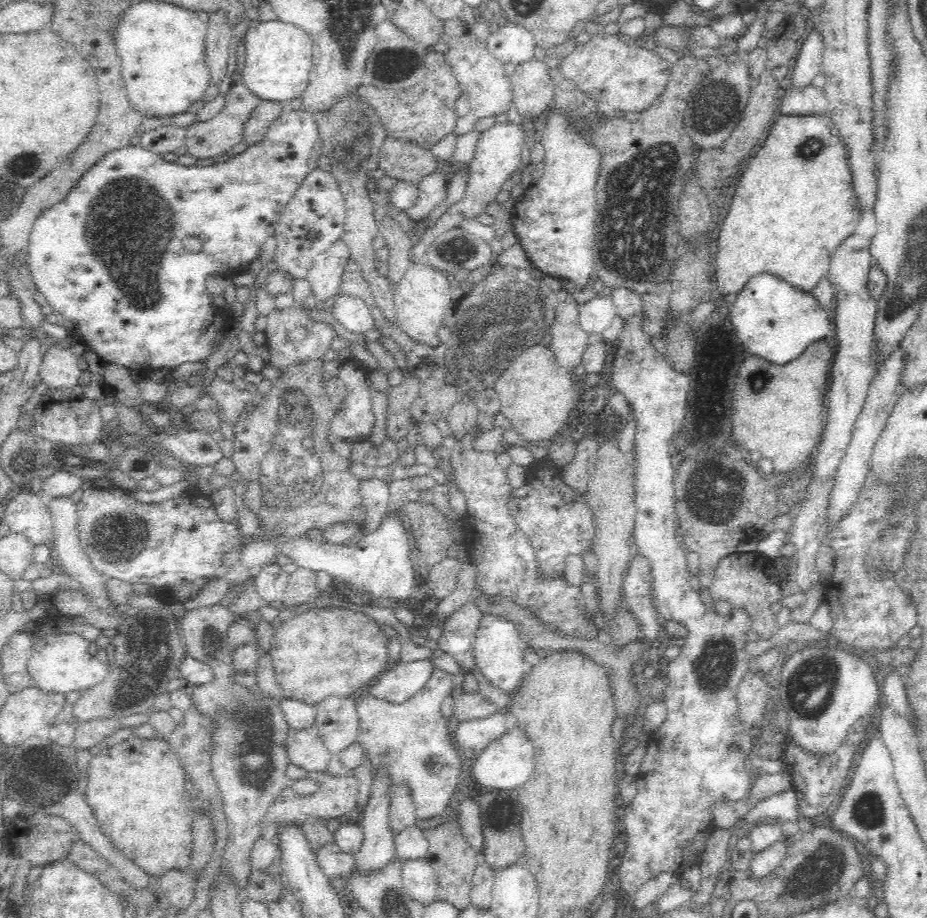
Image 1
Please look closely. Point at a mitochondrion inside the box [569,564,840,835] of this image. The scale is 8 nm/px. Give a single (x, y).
(714, 670)

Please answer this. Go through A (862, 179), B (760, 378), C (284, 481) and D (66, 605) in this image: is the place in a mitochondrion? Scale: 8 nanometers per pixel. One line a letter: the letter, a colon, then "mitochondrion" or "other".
A: other
B: mitochondrion
C: mitochondrion
D: other

